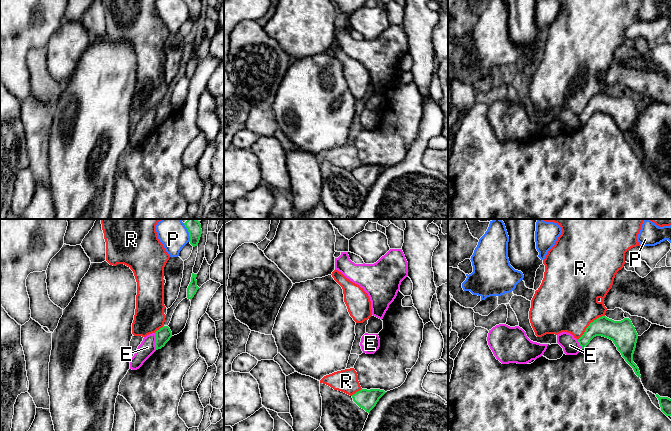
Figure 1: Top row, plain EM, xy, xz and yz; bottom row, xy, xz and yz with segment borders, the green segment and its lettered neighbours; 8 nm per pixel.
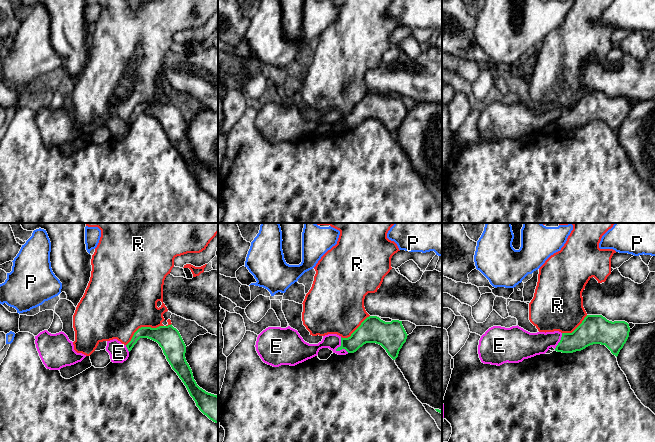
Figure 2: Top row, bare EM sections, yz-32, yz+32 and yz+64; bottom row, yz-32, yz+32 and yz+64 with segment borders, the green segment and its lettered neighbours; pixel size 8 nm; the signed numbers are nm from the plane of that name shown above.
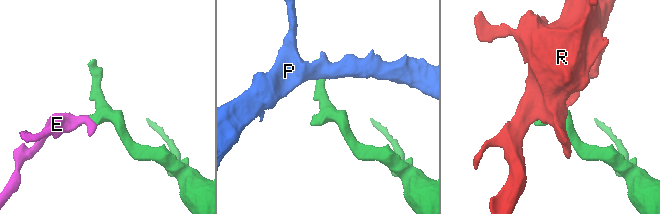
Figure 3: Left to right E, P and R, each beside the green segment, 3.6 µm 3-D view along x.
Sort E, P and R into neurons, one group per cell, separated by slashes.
E / P / R

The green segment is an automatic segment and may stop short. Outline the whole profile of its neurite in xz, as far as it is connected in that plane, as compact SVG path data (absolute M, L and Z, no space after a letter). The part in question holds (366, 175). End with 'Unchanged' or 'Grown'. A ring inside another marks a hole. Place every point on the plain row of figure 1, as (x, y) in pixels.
M361 165L353 170L352 174L360 184L369 189L385 169L384 166L380 165Z. Unchanged

